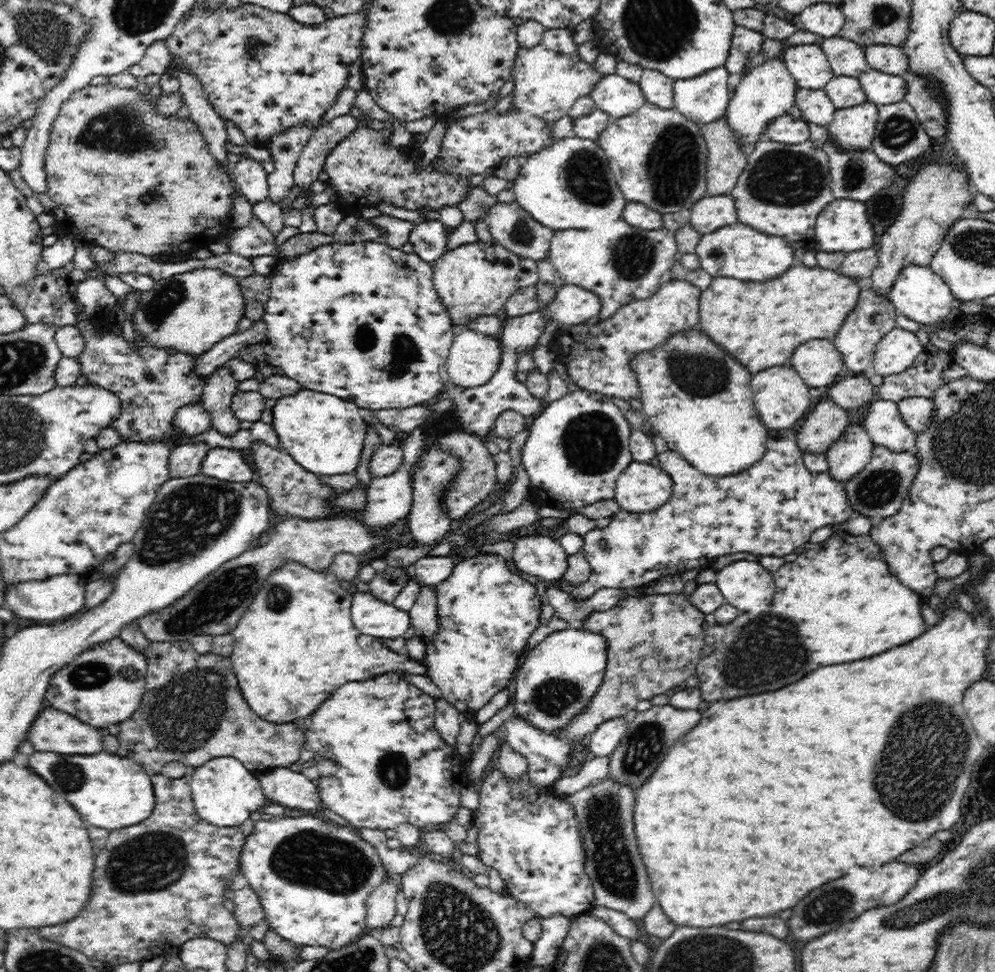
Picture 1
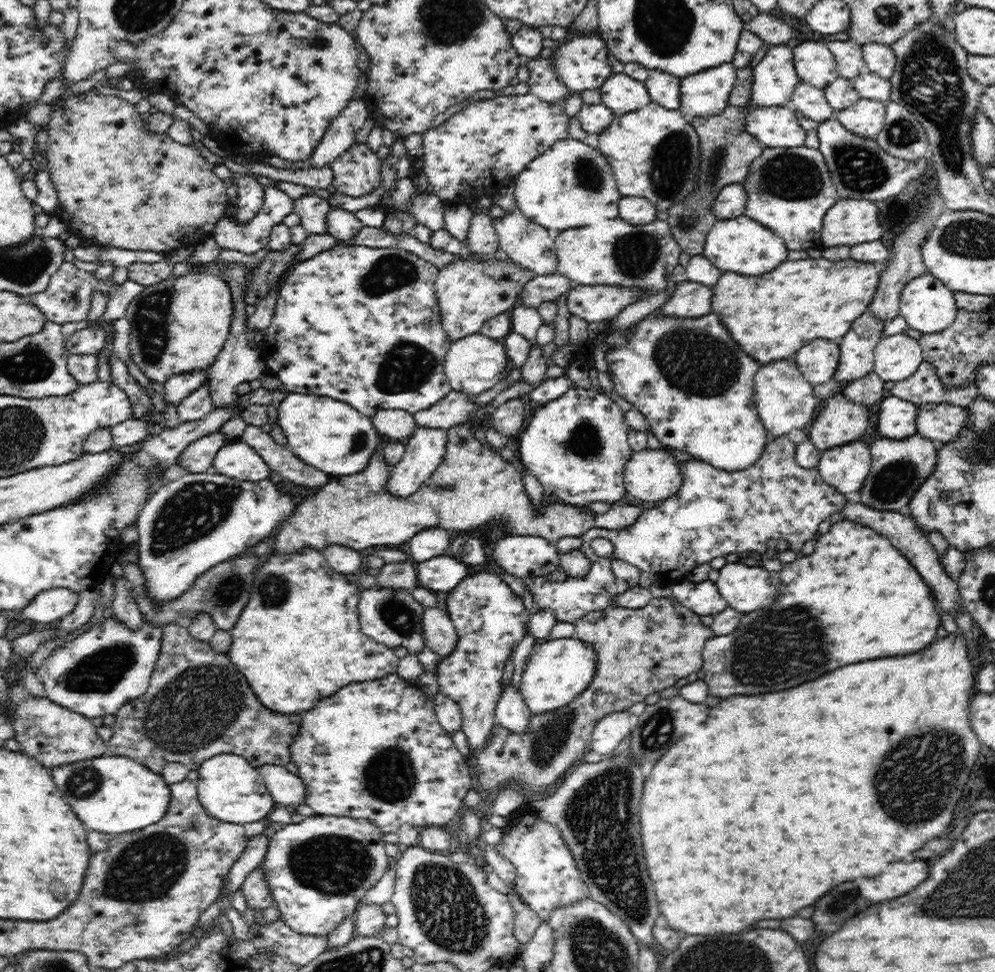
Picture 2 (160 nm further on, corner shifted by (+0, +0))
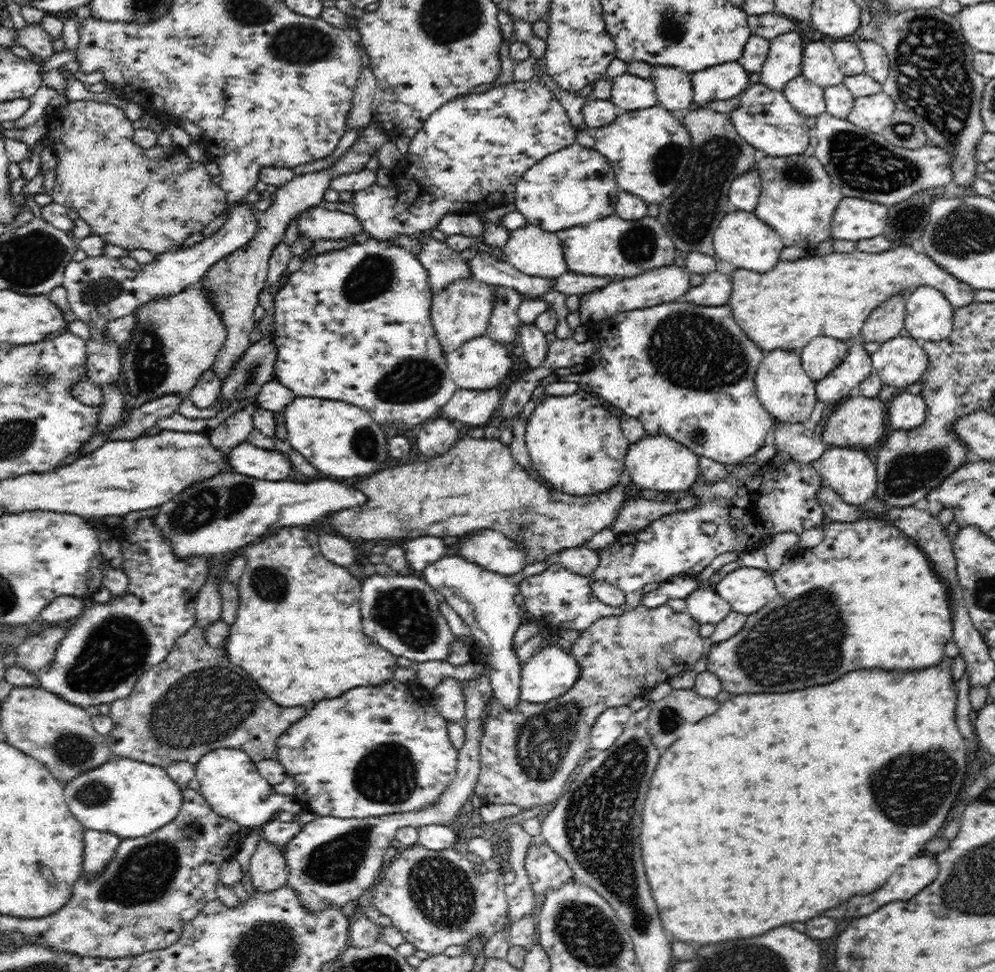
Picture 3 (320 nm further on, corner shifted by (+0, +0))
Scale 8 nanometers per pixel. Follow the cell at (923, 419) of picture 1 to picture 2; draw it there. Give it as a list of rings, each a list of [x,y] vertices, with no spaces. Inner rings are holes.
[[[948,403],[919,404],[917,432],[930,440],[949,443],[959,439],[970,425],[971,412]]]

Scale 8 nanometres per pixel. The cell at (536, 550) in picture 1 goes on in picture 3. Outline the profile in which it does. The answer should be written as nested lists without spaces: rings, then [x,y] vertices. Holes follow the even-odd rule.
[[[482,528],[456,537],[457,542],[453,544],[456,555],[465,561],[504,576],[512,576],[526,568],[524,547],[500,532]]]

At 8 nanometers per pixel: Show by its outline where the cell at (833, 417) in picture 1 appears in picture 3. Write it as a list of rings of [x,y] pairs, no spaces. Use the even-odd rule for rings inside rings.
[[[853,393],[852,396],[841,402],[840,405],[830,409],[830,418],[826,422],[823,430],[823,439],[827,444],[834,447],[851,447],[864,450],[868,447],[874,447],[884,436],[886,436],[886,424],[883,424],[884,402],[879,398],[868,398],[860,394]]]

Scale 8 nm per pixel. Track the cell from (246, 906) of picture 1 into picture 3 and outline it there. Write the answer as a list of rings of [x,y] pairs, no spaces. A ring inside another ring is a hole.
[[[261,837],[249,861],[249,872],[255,890],[268,893],[286,884],[290,869],[283,853],[284,845]]]

